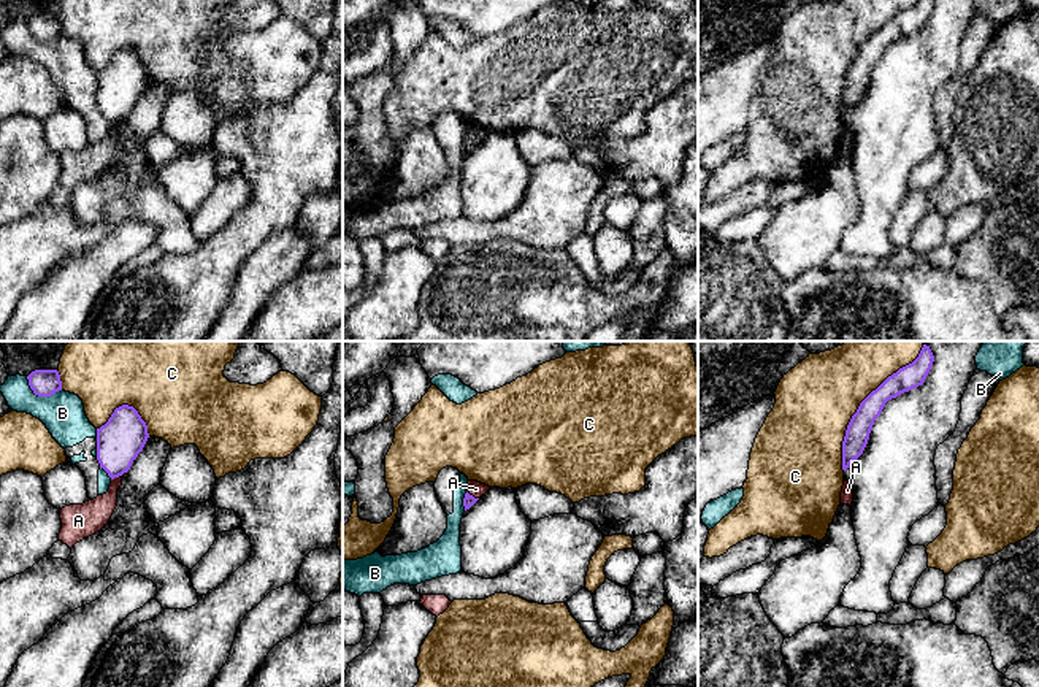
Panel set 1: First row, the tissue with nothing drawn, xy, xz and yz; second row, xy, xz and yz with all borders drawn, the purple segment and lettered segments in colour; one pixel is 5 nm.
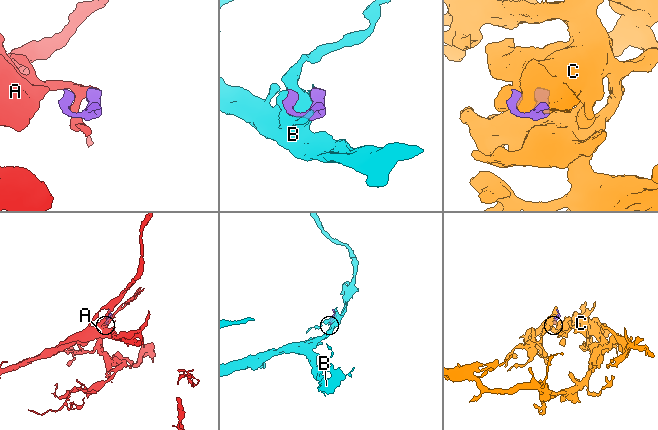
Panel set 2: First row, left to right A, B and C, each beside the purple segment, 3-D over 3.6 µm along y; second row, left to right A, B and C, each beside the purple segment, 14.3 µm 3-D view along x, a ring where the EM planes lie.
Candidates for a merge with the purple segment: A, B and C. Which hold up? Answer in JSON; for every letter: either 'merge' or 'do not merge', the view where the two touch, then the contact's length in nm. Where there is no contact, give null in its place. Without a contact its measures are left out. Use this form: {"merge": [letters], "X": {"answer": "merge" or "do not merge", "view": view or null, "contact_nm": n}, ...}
{"merge": [], "A": {"answer": "do not merge", "view": "xz", "contact_nm": 80}, "B": {"answer": "do not merge", "view": "xy", "contact_nm": 200}, "C": {"answer": "do not merge", "view": "yz", "contact_nm": 750}}

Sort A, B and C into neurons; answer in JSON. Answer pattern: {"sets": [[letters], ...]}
{"sets": [["A"], ["B"], ["C"]]}

